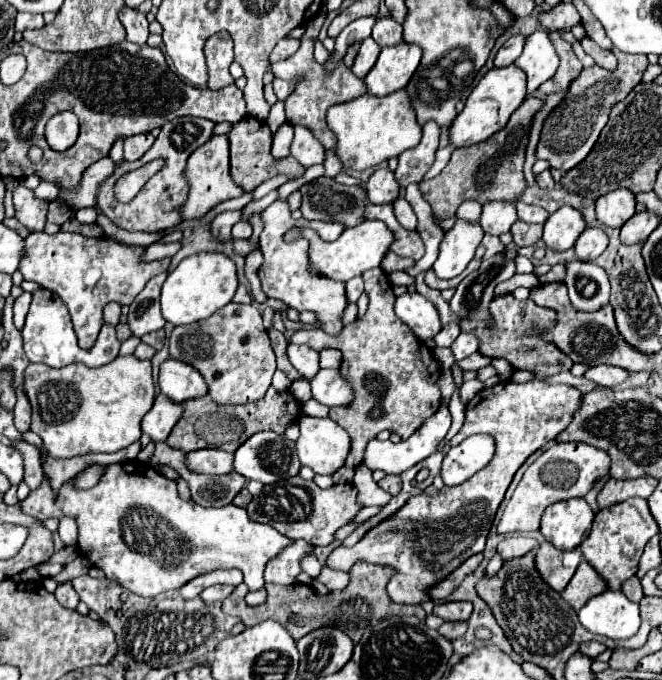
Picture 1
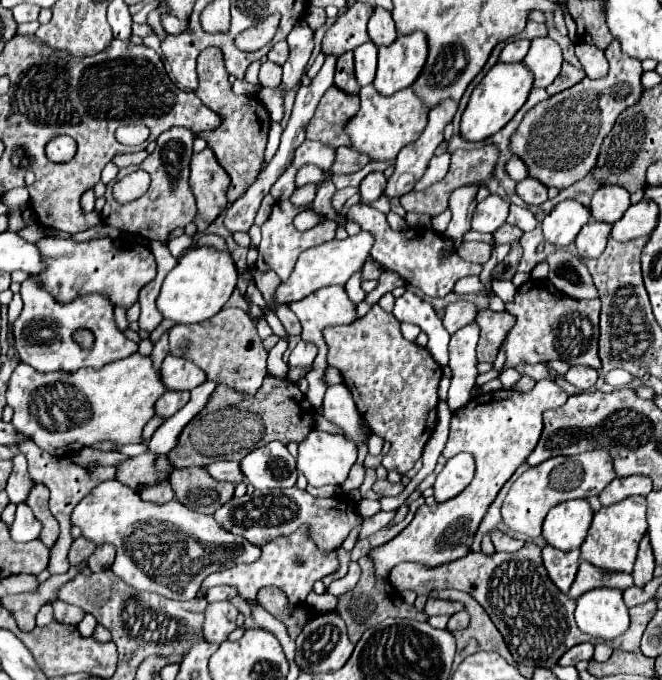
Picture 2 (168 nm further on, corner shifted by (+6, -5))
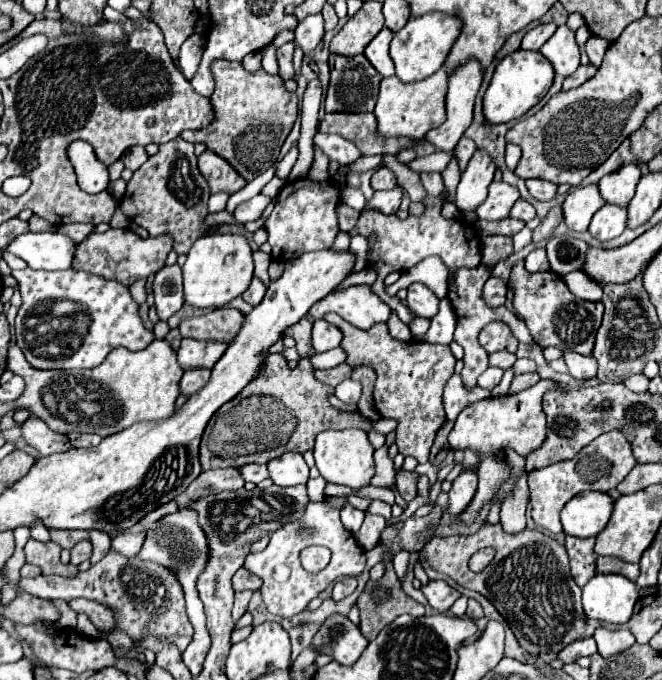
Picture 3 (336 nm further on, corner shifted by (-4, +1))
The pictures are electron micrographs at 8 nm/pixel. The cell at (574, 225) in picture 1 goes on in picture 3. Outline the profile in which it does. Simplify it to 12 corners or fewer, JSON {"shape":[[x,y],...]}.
{"shape":[[595,184],[573,188],[563,202],[569,230],[585,232],[605,204]]}

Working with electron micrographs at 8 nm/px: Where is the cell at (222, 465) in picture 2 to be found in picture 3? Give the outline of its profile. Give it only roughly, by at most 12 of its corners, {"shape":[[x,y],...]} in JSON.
{"shape":[[255,464],[239,468],[247,482],[259,484],[269,478],[265,466]]}

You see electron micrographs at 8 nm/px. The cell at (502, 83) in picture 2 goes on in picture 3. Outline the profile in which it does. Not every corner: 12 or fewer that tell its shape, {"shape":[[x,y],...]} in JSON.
{"shape":[[541,52],[497,64],[483,98],[487,122],[521,118],[555,70]]}

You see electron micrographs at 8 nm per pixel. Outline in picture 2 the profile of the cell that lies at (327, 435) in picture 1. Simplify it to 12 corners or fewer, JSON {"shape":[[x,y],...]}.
{"shape":[[315,428],[297,470],[311,486],[345,482],[357,446]]}

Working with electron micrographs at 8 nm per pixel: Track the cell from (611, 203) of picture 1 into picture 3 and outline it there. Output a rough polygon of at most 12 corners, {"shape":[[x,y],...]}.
{"shape":[[631,162],[599,180],[605,202],[627,206],[639,178]]}

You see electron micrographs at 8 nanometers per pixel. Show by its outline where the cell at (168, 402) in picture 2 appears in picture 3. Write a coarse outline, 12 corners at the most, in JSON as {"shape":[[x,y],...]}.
{"shape":[[185,370],[181,394],[191,396],[207,384],[211,370]]}

